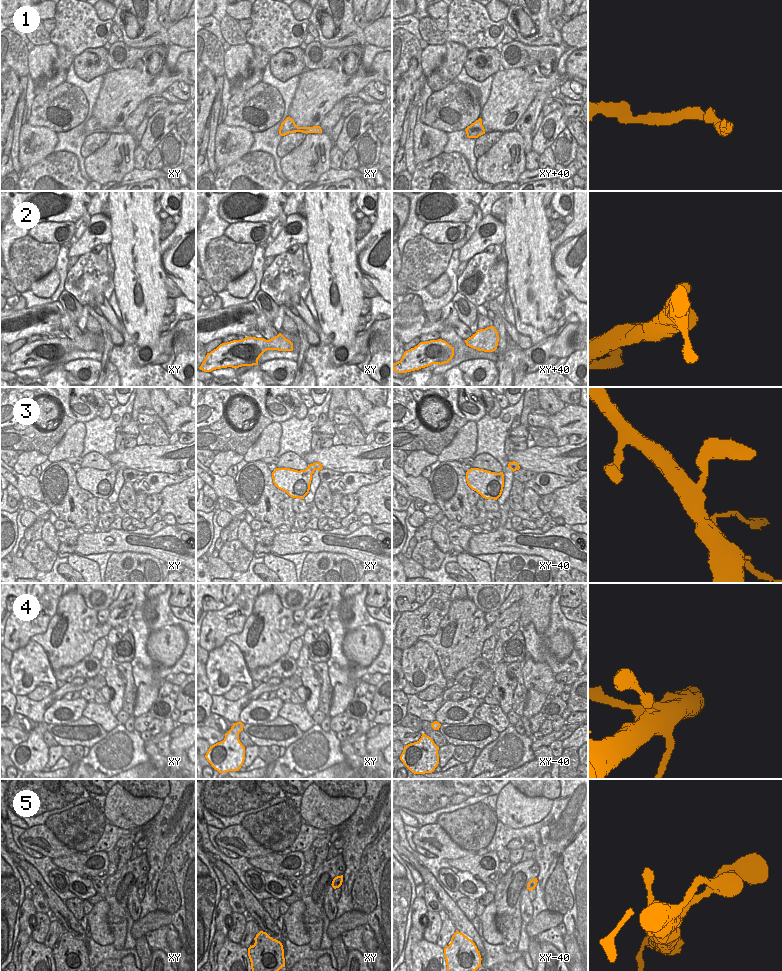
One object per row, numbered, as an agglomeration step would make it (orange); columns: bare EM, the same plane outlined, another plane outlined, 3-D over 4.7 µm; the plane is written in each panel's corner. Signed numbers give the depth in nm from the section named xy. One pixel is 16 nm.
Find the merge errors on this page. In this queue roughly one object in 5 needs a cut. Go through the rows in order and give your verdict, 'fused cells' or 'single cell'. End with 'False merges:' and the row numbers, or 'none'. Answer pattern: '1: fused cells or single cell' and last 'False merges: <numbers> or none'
1: single cell
2: single cell
3: single cell
4: single cell
5: single cell
False merges: none

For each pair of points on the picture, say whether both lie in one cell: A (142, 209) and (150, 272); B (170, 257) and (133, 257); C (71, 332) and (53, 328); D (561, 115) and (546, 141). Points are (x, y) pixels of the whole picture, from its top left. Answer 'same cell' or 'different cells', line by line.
A: same cell
B: different cells
C: different cells
D: same cell

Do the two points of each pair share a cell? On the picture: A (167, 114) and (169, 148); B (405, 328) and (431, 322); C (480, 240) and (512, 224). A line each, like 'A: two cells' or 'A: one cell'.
A: two cells
B: one cell
C: two cells

